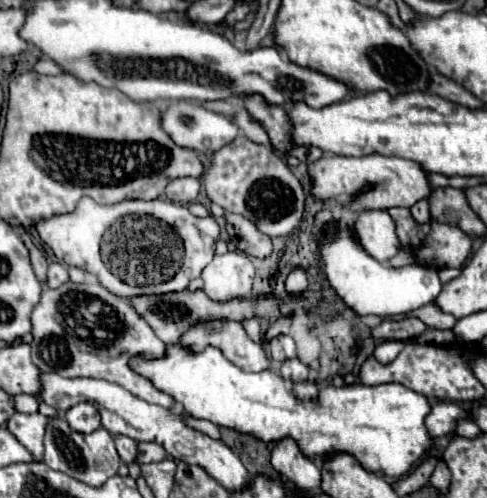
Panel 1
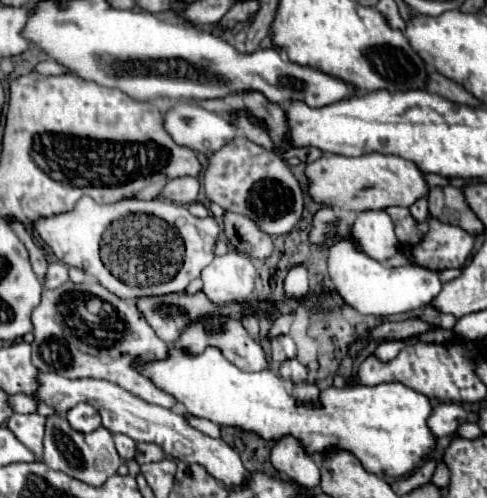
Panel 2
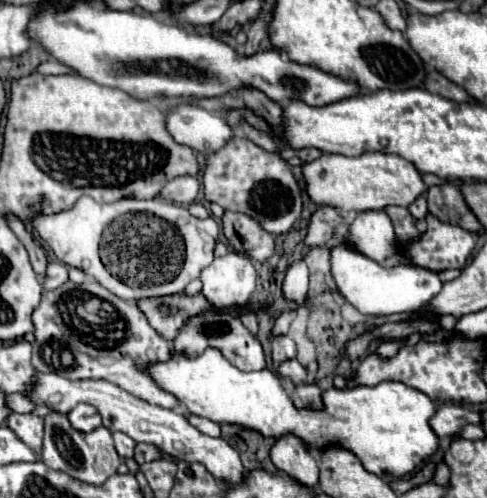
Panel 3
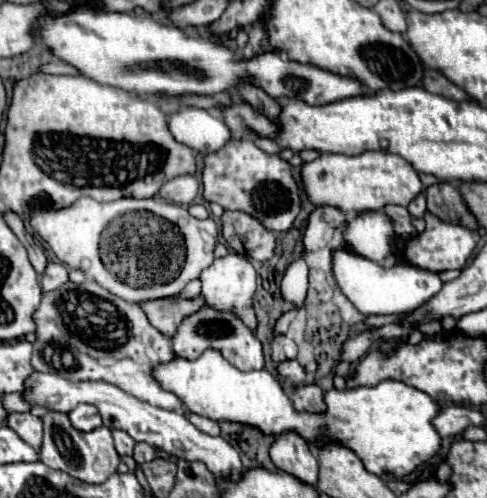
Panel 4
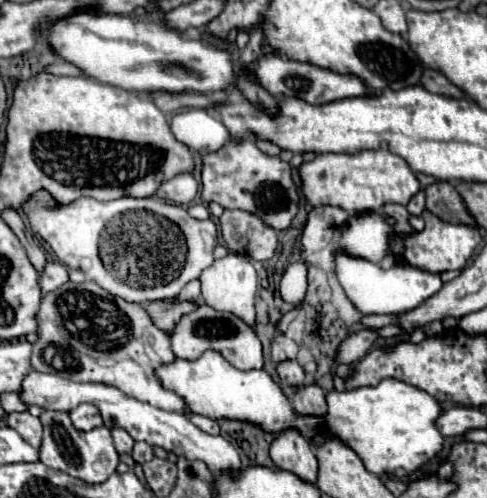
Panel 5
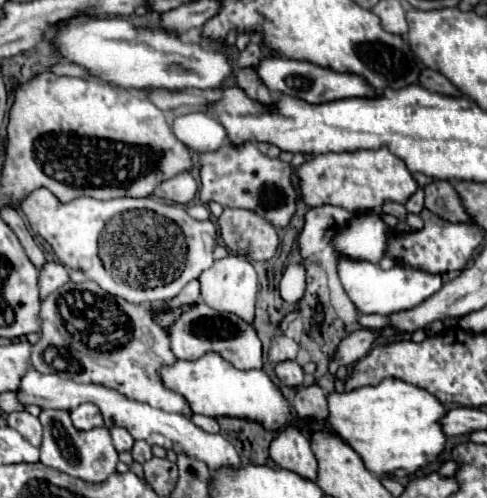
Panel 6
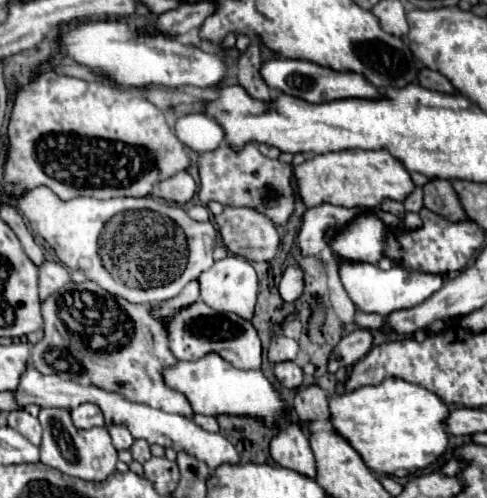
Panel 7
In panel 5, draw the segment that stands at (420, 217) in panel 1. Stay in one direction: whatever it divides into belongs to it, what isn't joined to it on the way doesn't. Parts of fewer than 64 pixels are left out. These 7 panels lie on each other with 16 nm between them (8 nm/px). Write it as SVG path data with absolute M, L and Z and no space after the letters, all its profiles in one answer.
M420 190L410 202L408 202L408 212L412 214L412 216L422 216L422 212L426 210L426 200L424 200L424 192Z

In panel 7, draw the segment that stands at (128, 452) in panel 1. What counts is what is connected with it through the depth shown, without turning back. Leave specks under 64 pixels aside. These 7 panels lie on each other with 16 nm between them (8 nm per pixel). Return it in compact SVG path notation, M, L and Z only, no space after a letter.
M110 426L108 432L112 436L112 444L114 444L116 450L130 450L132 448L134 438L128 432L128 428L124 428L124 426Z

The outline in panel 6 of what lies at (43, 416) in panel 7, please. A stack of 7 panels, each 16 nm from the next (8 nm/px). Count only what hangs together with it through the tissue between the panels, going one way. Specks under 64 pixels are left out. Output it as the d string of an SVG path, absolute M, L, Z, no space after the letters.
M42 410L40 422L44 428L42 446L40 446L40 462L60 470L64 474L70 474L74 478L80 478L84 482L104 482L110 474L116 472L118 464L118 452L112 446L110 430L108 428L92 428L90 430L90 442L84 440L84 434L72 426L72 420L68 412L60 410Z

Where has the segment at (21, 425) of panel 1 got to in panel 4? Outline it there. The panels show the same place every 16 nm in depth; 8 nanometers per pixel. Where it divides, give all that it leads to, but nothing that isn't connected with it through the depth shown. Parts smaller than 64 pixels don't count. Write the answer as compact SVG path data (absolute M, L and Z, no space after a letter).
M12 412L6 420L6 424L34 450L42 448L42 418L26 412L26 414L16 414Z

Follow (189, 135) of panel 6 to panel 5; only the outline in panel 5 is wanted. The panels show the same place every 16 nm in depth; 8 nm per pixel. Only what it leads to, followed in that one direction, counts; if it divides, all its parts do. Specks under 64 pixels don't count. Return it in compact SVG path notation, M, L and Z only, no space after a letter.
M184 110L172 116L170 130L178 142L200 154L216 152L230 140L224 122L206 110Z

